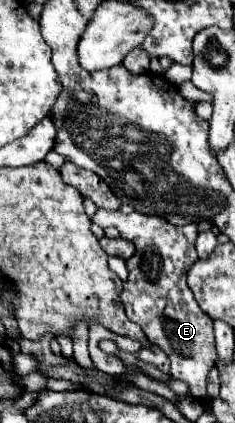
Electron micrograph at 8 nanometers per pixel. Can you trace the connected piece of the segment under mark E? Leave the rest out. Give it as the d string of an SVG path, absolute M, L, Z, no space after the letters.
M102 208L96 212L92 222L98 226L114 226L122 238L134 242L136 254L128 260L130 276L120 294L126 316L140 324L142 332L152 344L166 352L172 364L170 374L188 384L188 394L202 402L210 400L206 392L206 376L216 362L212 318L200 310L192 290L186 284L186 272L198 260L194 248L198 226L194 222L172 226L158 216L146 216L140 212L122 214L120 210L112 212Z

